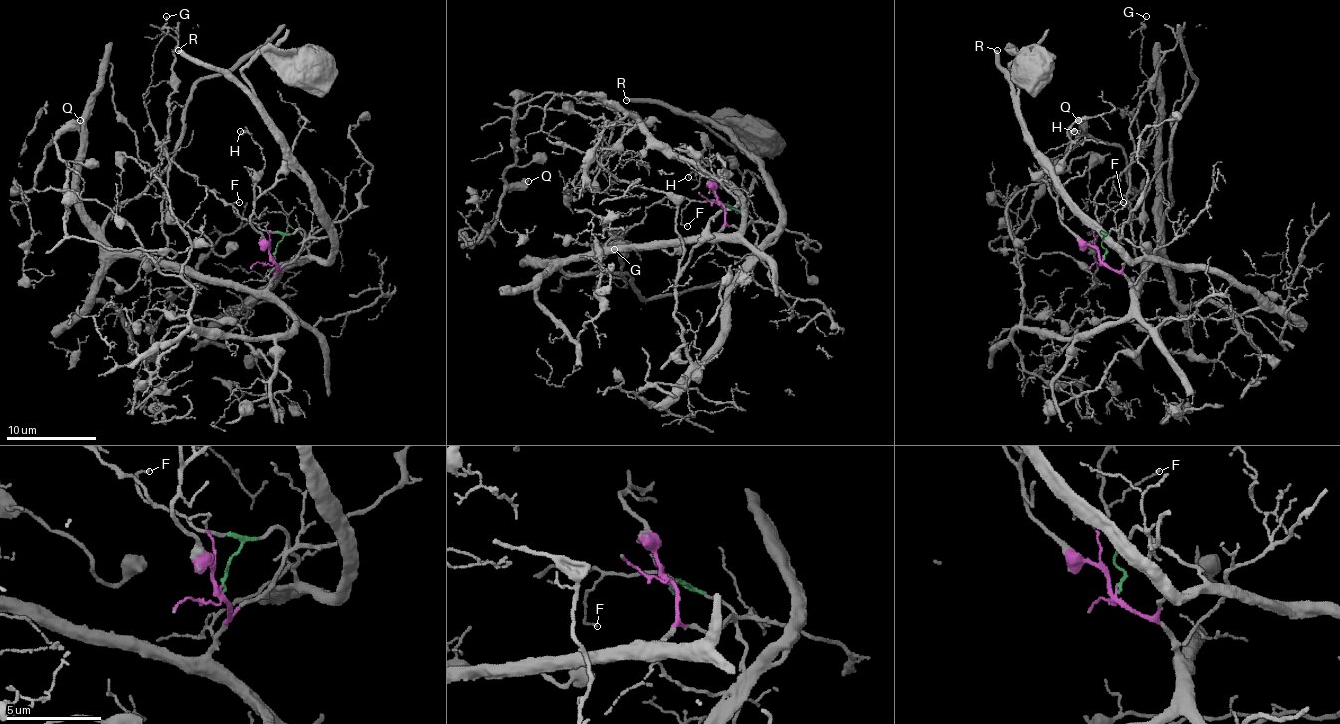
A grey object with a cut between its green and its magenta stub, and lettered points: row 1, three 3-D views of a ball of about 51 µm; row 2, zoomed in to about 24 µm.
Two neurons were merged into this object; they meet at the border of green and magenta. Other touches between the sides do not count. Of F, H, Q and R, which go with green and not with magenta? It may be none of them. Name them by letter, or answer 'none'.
F, R

